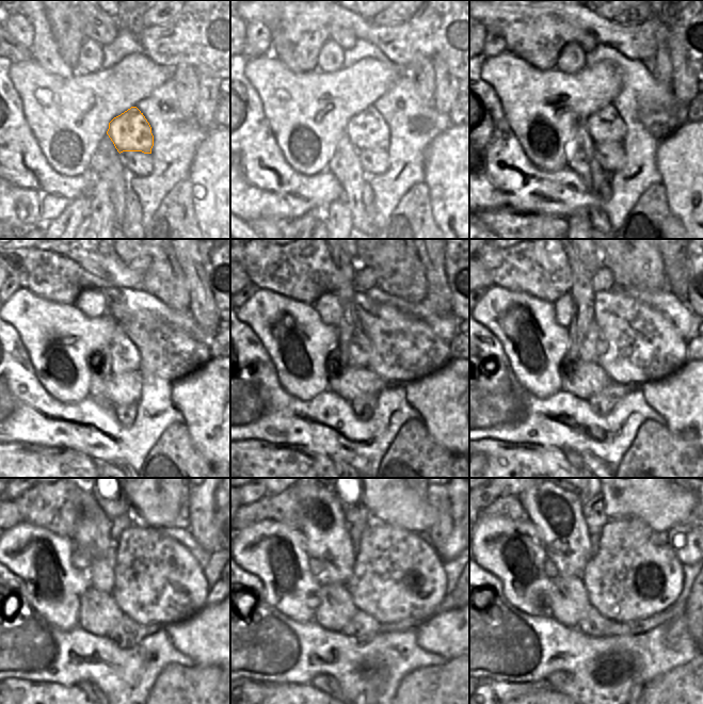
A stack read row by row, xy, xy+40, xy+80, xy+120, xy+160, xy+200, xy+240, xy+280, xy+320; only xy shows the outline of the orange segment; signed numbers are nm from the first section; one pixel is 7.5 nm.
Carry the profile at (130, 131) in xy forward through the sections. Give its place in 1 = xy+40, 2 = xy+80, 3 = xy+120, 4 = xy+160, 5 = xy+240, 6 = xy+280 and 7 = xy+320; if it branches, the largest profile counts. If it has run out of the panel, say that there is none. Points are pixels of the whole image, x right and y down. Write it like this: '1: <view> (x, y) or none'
1: xy+40 (367, 130)
2: xy+80 (606, 125)
3: xy+120 (124, 354)
4: xy+160 (355, 348)
5: xy+240 (92, 533)
6: xy+280 (326, 533)
7: xy+320 (557, 513)

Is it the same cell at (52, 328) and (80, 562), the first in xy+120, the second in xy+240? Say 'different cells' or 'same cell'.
different cells

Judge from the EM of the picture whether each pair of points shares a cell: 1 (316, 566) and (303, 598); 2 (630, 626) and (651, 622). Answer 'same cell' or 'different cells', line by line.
1: different cells
2: same cell

